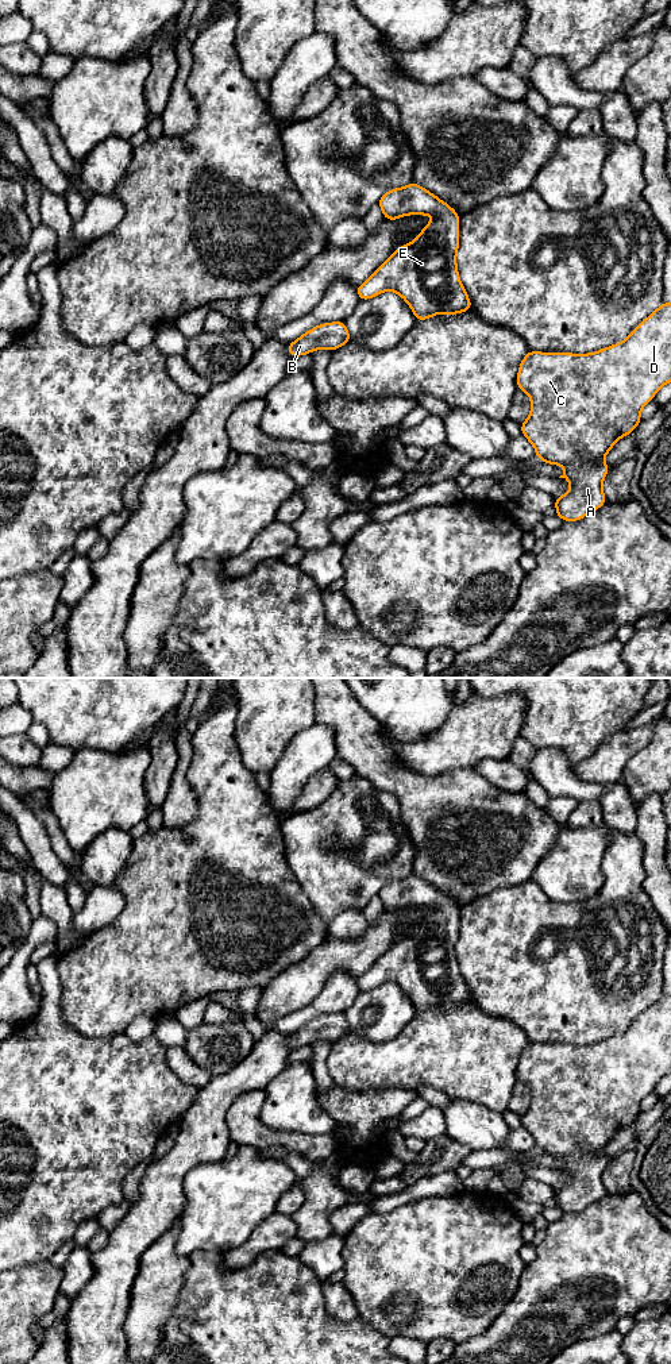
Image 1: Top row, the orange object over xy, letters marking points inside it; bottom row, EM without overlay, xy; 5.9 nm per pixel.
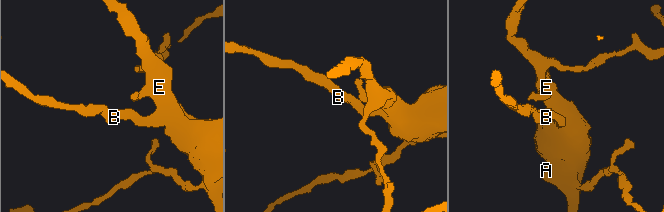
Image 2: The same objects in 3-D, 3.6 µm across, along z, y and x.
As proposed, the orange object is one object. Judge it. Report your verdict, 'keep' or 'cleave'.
keep

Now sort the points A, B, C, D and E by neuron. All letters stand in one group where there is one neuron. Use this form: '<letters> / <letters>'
A B C D E

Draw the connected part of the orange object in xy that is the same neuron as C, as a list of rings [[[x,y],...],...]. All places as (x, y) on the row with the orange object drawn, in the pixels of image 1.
[[[662,303],[624,342],[599,351],[582,355],[528,351],[520,363],[517,389],[528,393],[532,409],[521,424],[521,432],[533,444],[536,456],[545,463],[566,469],[559,478],[568,479],[571,489],[555,498],[556,516],[564,521],[576,521],[606,502],[602,481],[610,467],[603,463],[605,455],[618,439],[633,432],[641,421],[643,406],[668,382],[671,382],[671,304],[668,303]]]

